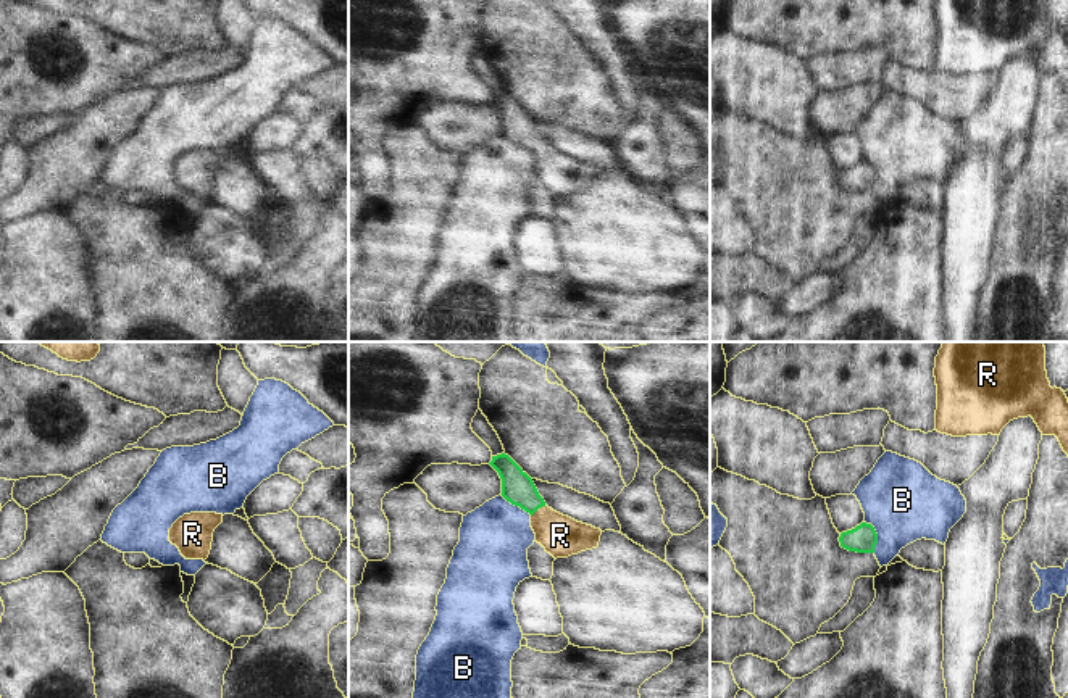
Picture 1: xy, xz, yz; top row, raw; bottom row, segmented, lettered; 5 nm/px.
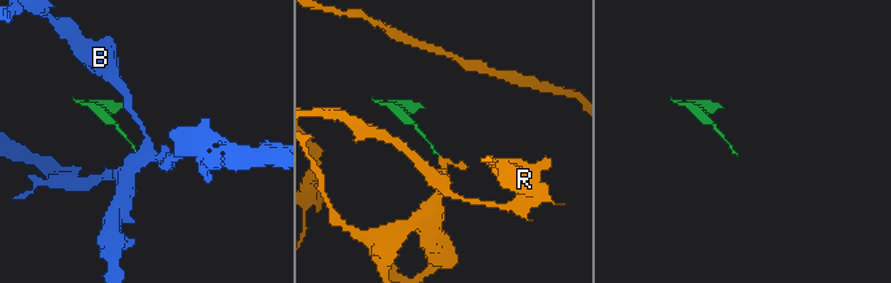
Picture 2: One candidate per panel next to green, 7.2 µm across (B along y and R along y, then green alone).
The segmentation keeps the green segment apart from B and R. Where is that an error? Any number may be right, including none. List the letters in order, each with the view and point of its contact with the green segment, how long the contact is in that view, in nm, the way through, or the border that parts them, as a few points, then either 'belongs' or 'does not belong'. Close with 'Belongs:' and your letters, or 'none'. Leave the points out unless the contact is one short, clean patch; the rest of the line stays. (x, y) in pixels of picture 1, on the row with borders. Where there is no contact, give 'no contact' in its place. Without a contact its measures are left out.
B: contact yz (876, 535); length 170 nm; border yz (865, 521), (876, 534), (875, 552); does not belong
R: contact xz (538, 508); length 100 nm; way xz (517, 487), (538, 508), (541, 516), (560, 535); belongs
Belongs: R

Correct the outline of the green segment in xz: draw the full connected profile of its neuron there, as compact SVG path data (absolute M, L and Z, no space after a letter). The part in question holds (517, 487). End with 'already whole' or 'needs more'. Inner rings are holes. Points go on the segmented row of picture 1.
M505 453L489 463L502 479L502 496L531 514L536 542L557 558L599 546L602 530L549 508L532 479Z; needs more

